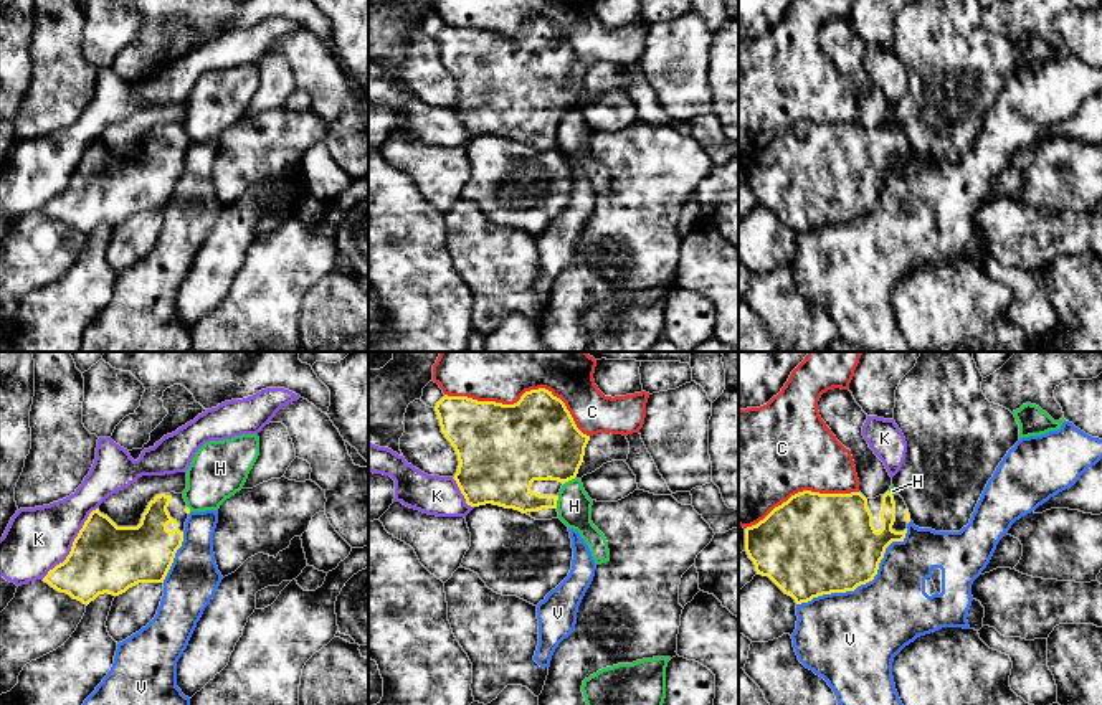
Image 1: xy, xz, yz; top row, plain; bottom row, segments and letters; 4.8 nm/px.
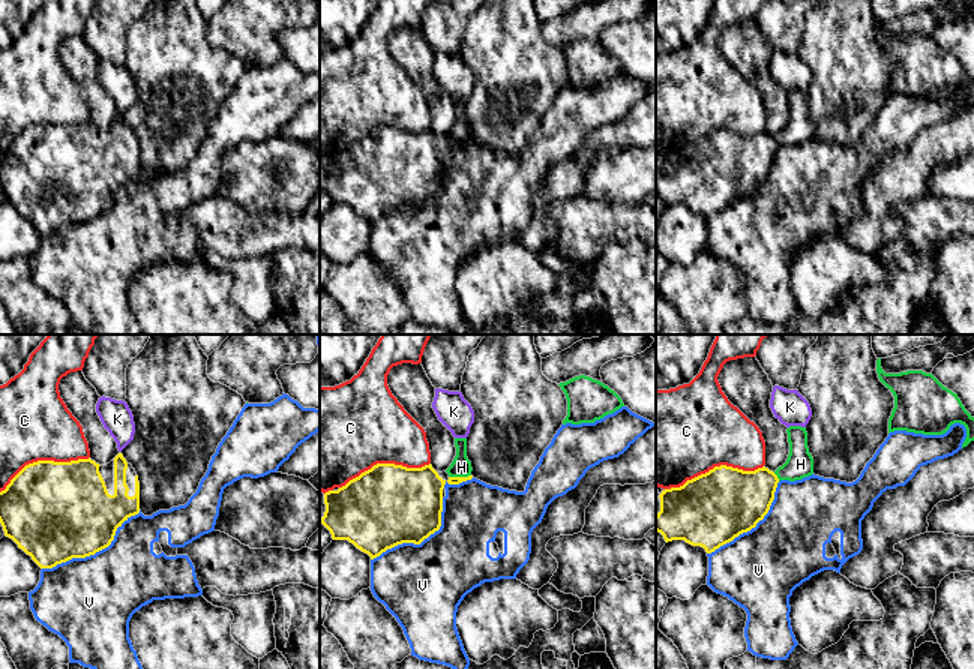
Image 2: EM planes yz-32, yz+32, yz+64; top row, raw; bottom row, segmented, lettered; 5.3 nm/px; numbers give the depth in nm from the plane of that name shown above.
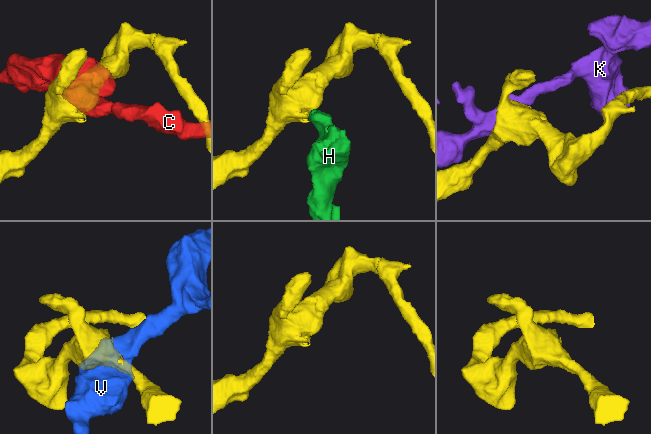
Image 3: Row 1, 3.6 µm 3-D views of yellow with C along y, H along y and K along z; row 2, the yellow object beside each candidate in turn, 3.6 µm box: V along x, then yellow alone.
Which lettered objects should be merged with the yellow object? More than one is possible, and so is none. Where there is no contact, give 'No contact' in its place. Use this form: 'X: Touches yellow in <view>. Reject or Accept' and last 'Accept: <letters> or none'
C: Touches yellow in xz. Reject
H: Touches yellow in xz. Reject
K: Touches yellow in xy. Reject
V: Touches yellow in yz. Reject
Accept: none

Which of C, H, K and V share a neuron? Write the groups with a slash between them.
C / H / K / V

